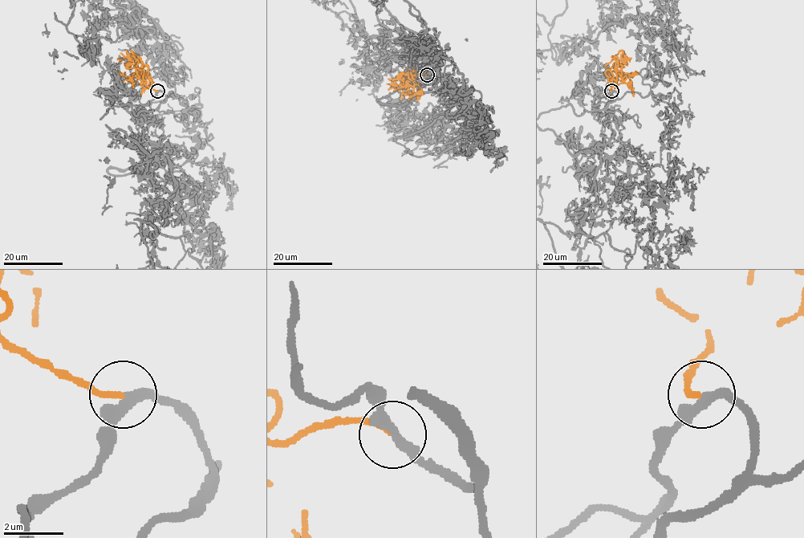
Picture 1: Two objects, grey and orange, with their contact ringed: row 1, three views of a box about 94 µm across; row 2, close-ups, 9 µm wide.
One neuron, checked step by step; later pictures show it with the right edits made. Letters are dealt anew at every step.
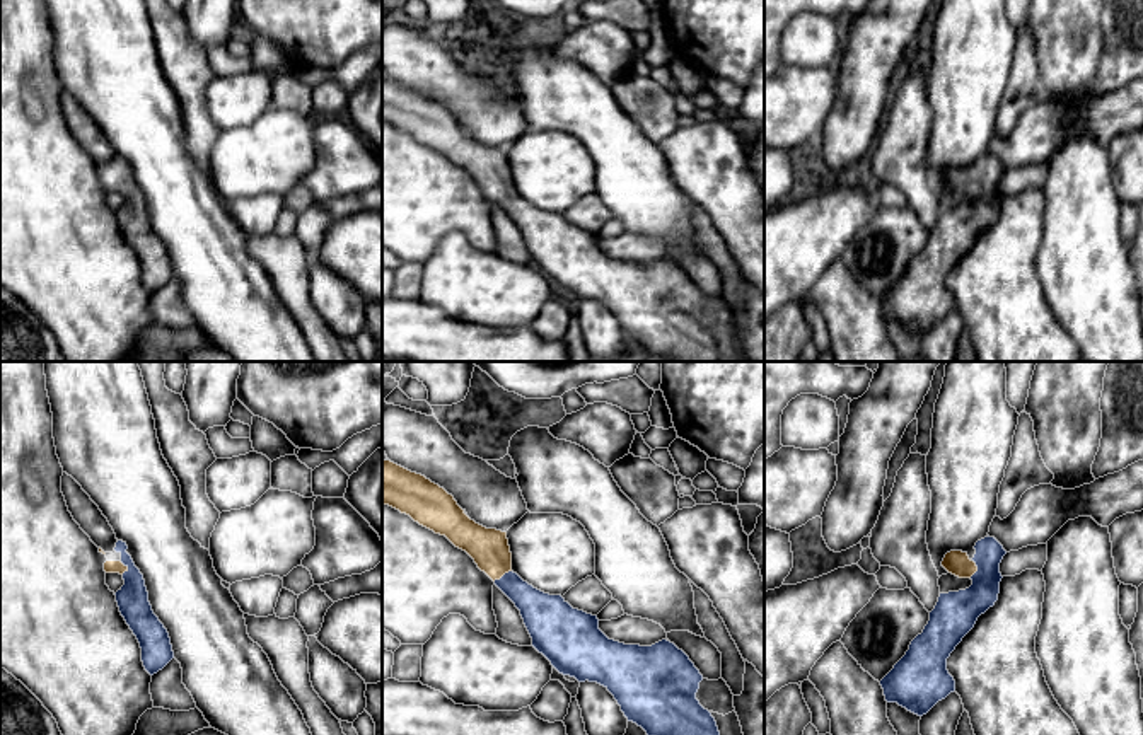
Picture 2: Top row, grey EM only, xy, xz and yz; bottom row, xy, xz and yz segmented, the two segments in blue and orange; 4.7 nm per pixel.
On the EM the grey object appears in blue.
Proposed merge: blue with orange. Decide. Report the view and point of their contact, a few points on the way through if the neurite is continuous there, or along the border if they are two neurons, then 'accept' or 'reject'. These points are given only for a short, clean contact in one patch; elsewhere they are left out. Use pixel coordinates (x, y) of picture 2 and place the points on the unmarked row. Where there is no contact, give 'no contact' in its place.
contact xz (504, 193); way xz (541, 231), (504, 193), (488, 166); accept

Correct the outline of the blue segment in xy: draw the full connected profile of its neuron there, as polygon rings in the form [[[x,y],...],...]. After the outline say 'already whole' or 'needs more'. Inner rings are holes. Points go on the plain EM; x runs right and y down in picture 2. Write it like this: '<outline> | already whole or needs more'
[[[118,159],[114,169],[121,172],[121,177],[106,179],[104,189],[119,191],[125,198],[125,203],[114,211],[116,220],[140,261],[145,288],[154,293],[174,276],[174,269],[167,247],[152,229],[143,193],[126,167],[126,160]]] | needs more

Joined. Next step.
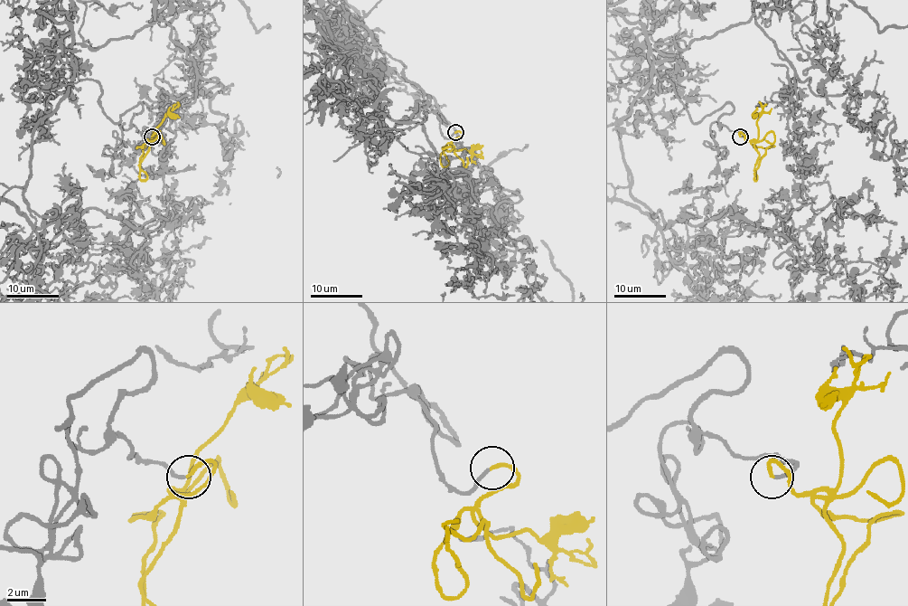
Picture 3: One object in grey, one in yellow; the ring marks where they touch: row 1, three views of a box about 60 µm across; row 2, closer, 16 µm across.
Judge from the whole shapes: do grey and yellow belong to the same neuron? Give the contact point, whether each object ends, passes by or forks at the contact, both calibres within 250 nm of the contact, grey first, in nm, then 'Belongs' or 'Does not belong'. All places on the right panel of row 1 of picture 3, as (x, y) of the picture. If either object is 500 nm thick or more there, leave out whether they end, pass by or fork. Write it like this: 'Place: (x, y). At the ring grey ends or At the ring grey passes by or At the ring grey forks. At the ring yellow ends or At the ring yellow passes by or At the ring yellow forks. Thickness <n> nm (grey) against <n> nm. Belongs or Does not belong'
Place: (740, 137). At the ring grey ends. At the ring yellow ends. Thickness 150 nm (grey) against 190 nm. Belongs

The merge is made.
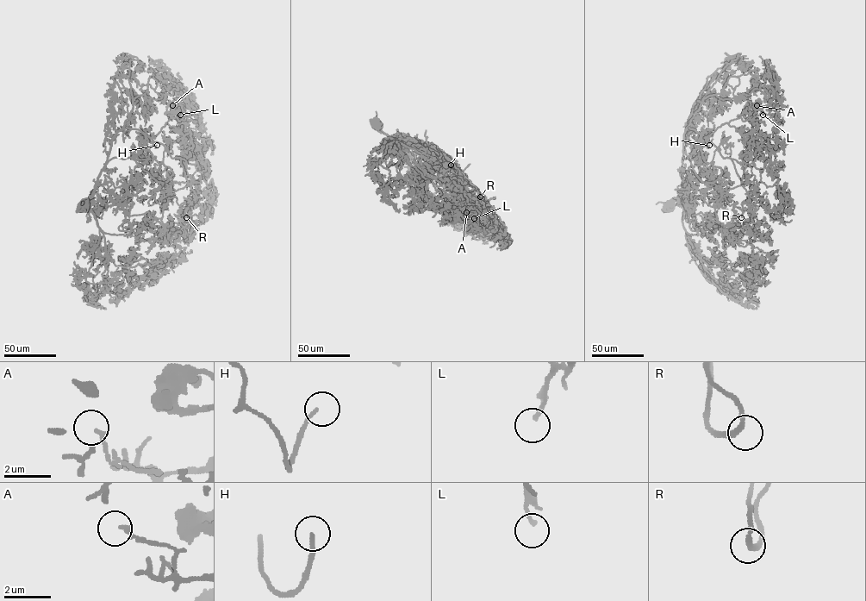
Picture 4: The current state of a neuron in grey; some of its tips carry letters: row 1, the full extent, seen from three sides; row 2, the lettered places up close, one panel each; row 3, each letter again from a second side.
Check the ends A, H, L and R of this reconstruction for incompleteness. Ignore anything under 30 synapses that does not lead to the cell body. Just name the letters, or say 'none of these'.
H

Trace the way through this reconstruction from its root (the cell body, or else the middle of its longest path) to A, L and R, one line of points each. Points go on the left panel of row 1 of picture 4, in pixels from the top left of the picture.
A: (82, 205), (94, 189), (112, 137), (126, 128), (152, 137), (171, 118), (179, 121), (190, 115), (172, 105)
L: (82, 205), (120, 130), (136, 128), (152, 137), (171, 118), (190, 114), (182, 107), (180, 115)
R: (82, 205), (100, 184), (130, 215), (147, 212), (160, 218), (172, 196), (187, 209), (186, 217)

